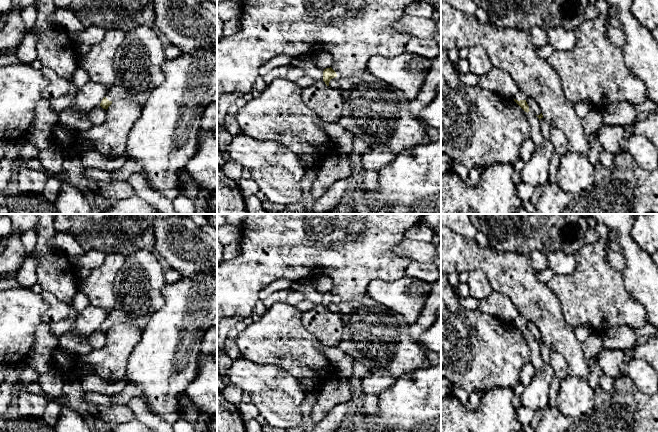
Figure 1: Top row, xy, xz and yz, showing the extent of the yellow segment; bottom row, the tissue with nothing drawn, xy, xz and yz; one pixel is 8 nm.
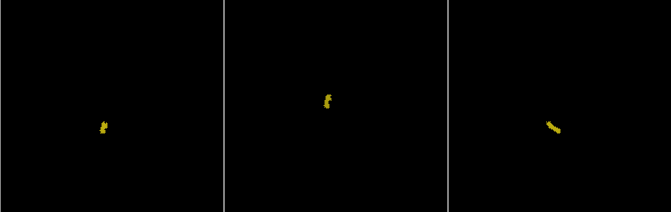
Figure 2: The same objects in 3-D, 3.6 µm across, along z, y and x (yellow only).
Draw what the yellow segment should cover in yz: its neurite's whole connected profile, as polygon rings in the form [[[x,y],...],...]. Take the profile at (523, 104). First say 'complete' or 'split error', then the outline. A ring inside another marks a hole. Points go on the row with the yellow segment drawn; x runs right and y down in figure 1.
split error; [[[519,89],[519,91],[517,92],[517,94],[514,97],[514,101],[525,111],[525,112],[529,112],[529,106],[526,102],[526,100],[528,99],[528,96],[521,90]]]

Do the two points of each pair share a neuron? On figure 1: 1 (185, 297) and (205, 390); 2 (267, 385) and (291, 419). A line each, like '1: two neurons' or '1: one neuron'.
1: two neurons
2: one neuron

